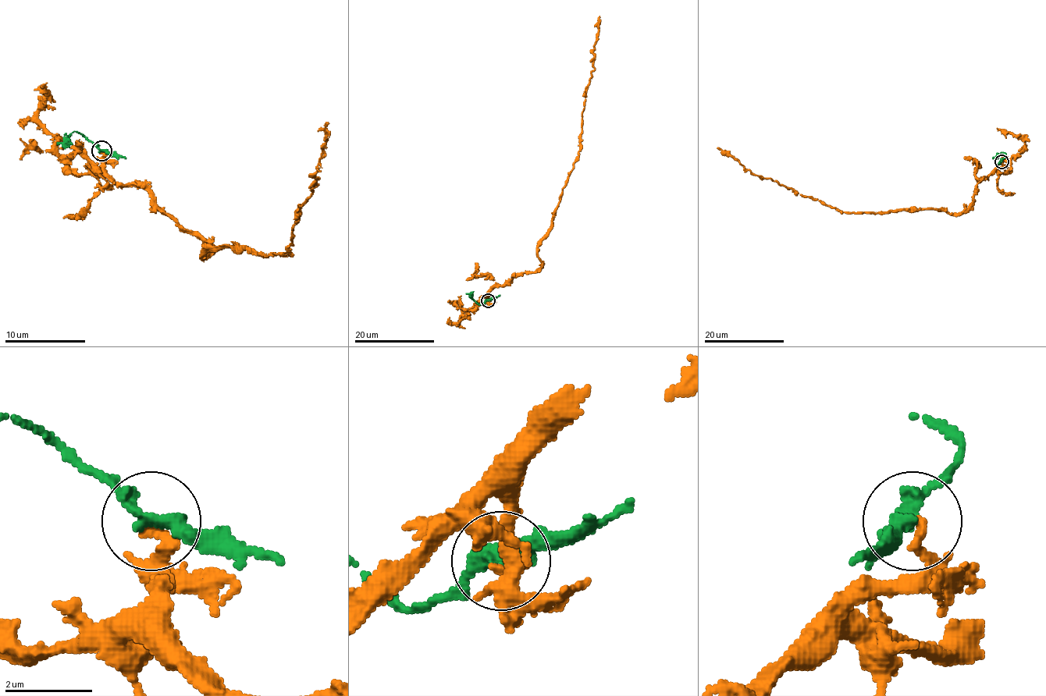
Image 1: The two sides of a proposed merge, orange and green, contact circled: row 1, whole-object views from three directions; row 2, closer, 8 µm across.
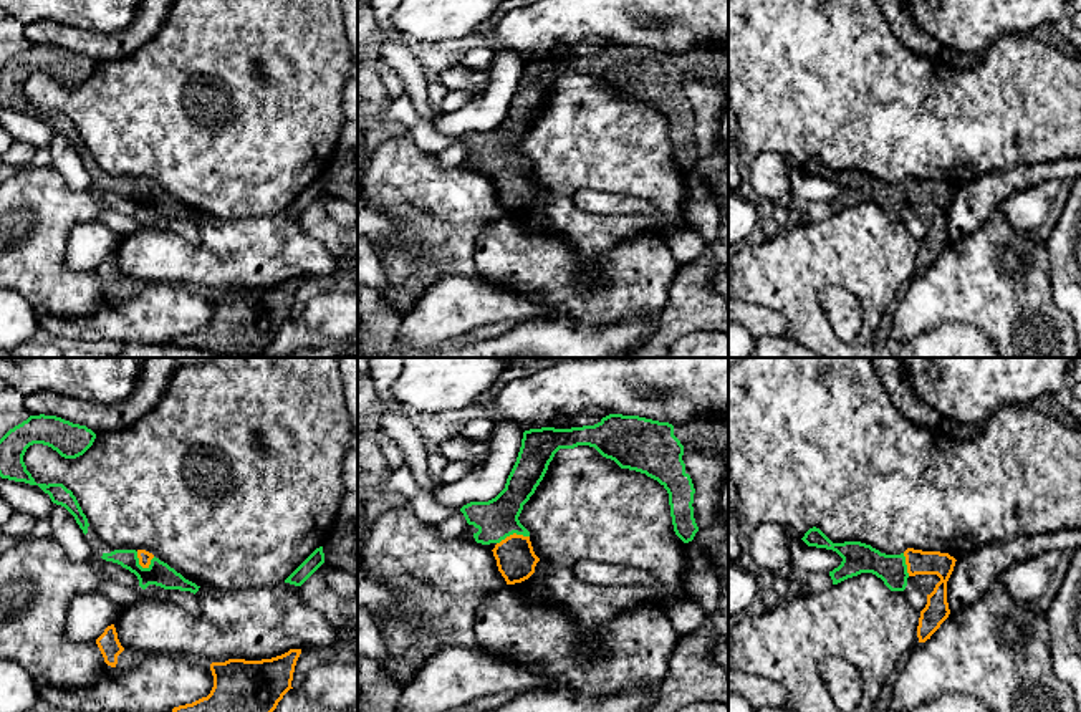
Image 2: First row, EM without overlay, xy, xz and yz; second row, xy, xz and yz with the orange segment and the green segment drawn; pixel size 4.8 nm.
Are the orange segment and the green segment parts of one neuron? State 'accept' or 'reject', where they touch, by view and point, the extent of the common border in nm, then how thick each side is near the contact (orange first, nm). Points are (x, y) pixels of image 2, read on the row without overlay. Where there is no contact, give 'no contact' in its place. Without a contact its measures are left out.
accept | xy (139, 191) | 110 nm | 70/120 nm

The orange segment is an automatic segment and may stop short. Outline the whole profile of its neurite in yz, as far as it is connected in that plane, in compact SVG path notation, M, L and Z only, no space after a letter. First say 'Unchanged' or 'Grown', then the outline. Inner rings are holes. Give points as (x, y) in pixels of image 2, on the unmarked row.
Grown. M810 157L801 167L808 176L836 180L843 190L829 200L833 214L861 202L872 202L884 210L891 220L904 220L907 207L915 204L937 204L940 210L927 224L927 233L920 240L917 267L925 272L949 247L947 210L954 200L955 187L940 180L922 180L907 177L901 184L886 184L861 171L833 172L819 157Z

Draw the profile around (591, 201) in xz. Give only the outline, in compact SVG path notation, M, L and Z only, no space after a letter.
M579 189L573 195L573 202L581 212L604 217L657 214L657 207L646 199L614 192L601 192L598 189Z

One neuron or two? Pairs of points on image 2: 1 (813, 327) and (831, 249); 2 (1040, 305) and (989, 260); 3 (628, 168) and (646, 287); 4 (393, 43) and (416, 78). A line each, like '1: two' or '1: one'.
1: one
2: one
3: two
4: one

